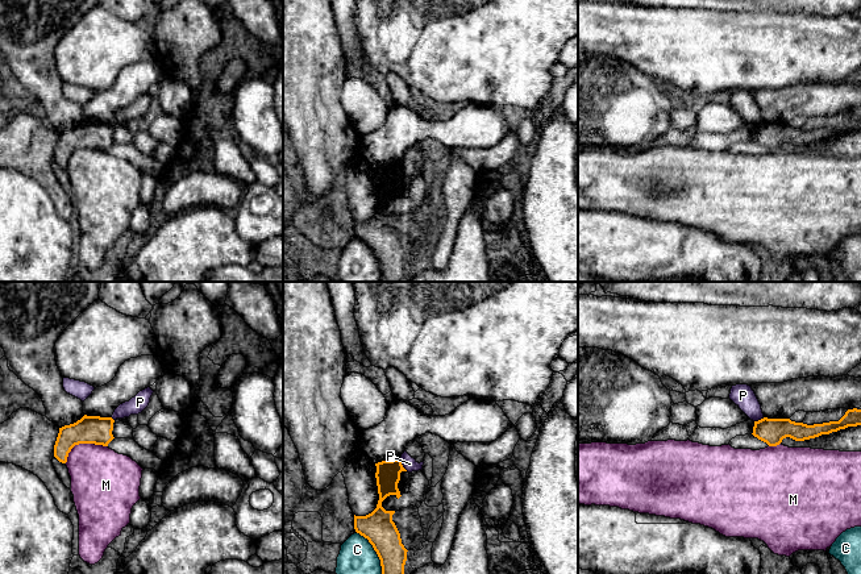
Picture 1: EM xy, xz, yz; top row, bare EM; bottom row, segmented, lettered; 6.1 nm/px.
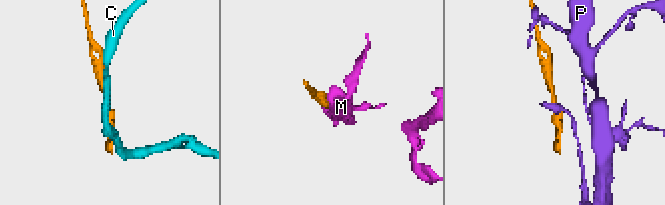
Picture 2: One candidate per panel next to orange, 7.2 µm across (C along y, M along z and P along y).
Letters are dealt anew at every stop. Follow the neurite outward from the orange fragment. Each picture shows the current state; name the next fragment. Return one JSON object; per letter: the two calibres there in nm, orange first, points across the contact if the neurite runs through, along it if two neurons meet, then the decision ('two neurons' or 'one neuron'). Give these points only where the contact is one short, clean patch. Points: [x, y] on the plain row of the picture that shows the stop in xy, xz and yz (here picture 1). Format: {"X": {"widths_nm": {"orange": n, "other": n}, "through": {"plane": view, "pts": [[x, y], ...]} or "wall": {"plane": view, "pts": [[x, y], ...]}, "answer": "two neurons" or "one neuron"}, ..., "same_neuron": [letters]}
{"C": {"widths_nm": {"orange": 190, "other": 280}, "answer": "two neurons"}, "M": {"widths_nm": {"orange": 180, "other": 360}, "answer": "two neurons"}, "P": {"widths_nm": {"orange": 150, "other": 90}, "wall": {"plane": "xz", "pts": [[399, 163], [407, 175]]}, "answer": "two neurons"}, "same_neuron": []}

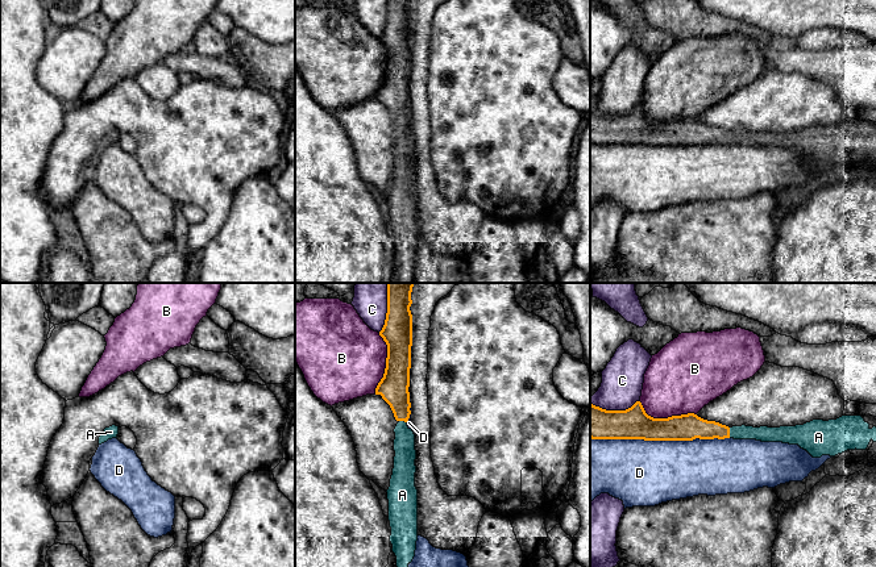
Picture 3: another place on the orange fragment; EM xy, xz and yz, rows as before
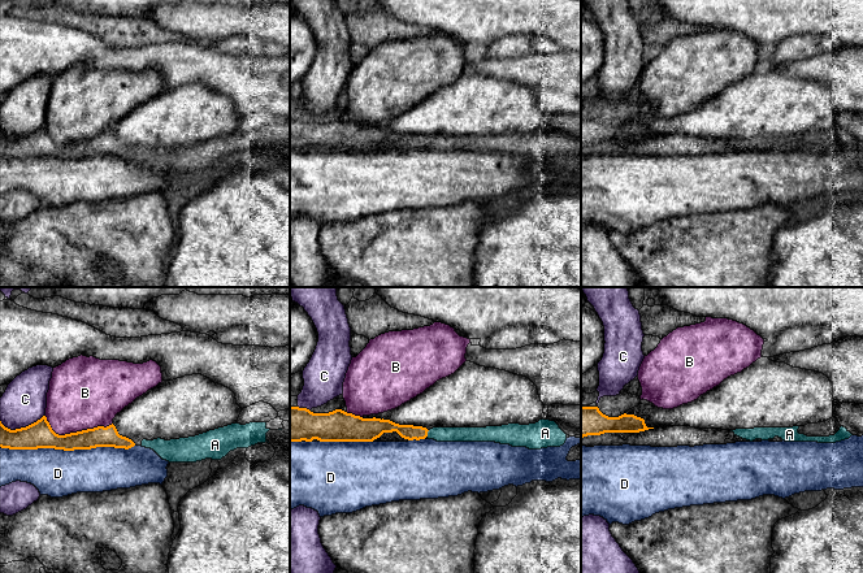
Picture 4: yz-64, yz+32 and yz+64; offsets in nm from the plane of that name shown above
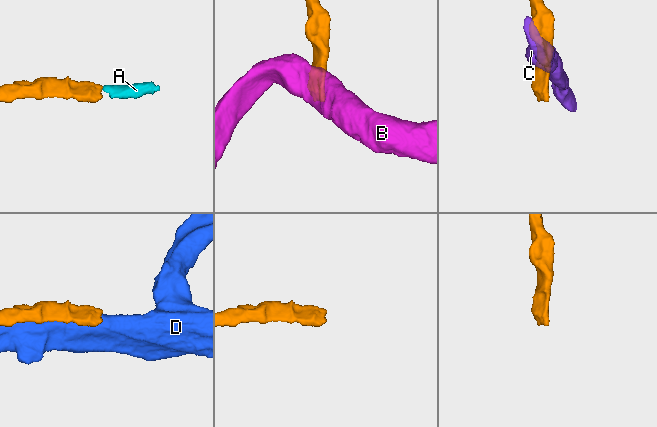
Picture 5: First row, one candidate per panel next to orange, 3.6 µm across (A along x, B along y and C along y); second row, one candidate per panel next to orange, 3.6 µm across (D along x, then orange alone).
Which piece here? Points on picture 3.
{"A": {"widths_nm": {"orange": 160, "other": 100}, "through": {"plane": "yz", "pts": [[689, 132], [729, 138], [766, 140]]}, "answer": "one neuron"}, "B": {"widths_nm": {"orange": 190, "other": 420}, "answer": "two neurons"}, "C": {"widths_nm": {"orange": 200, "other": 260}, "answer": "two neurons"}, "D": {"widths_nm": {"orange": 190, "other": 400}, "answer": "two neurons"}, "same_neuron": ["A"]}

